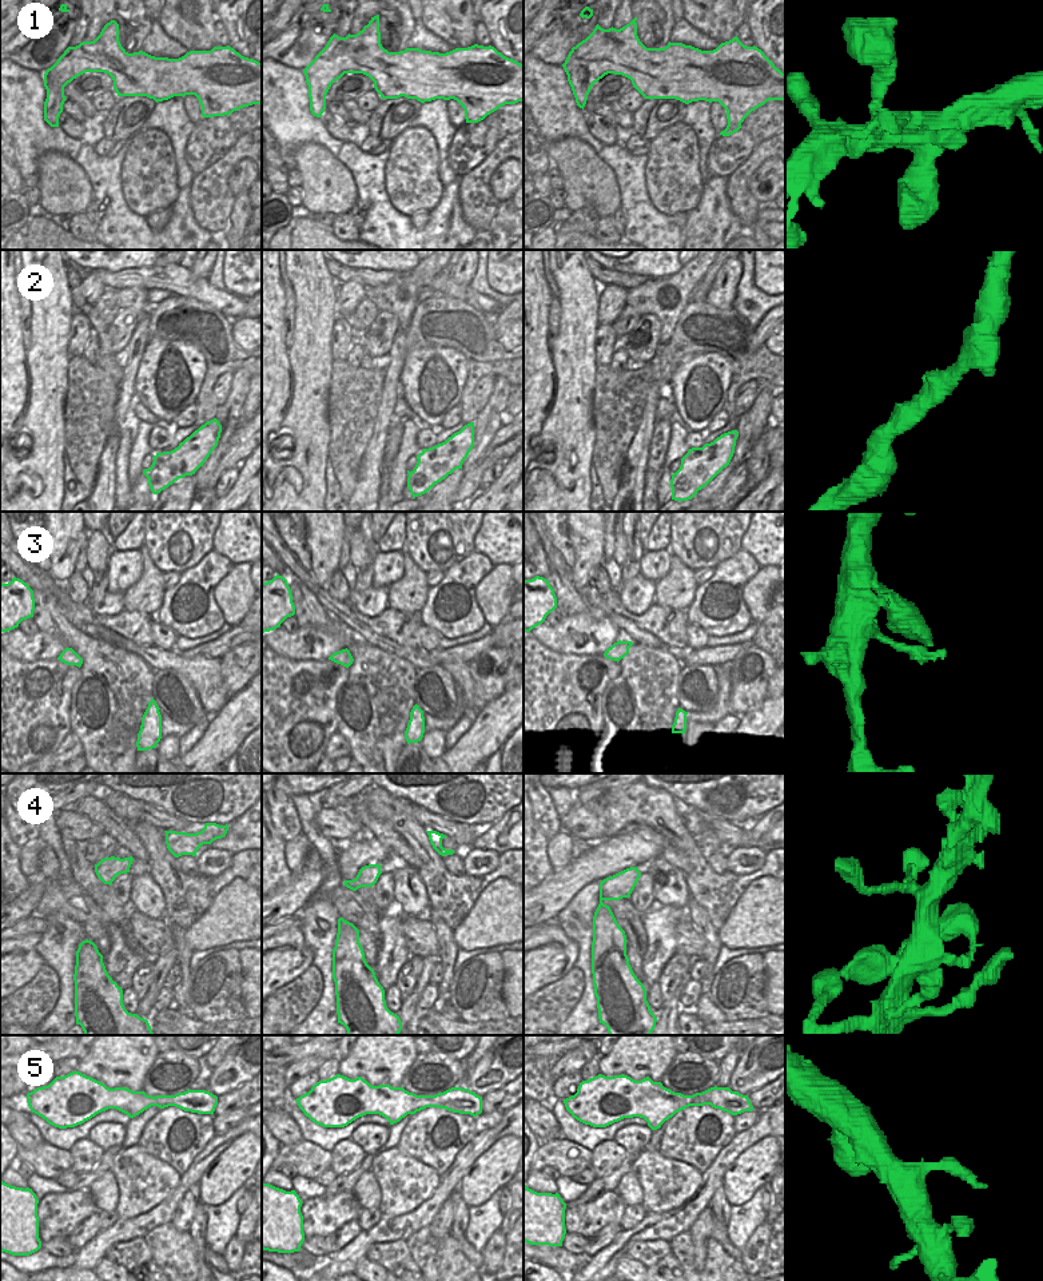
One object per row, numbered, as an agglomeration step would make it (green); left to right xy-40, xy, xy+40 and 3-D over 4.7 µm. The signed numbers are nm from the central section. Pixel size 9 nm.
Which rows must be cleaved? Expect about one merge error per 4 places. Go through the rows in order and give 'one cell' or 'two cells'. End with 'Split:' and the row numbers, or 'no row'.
1: one cell
2: one cell
3: one cell
4: one cell
5: one cell
Split: no row

